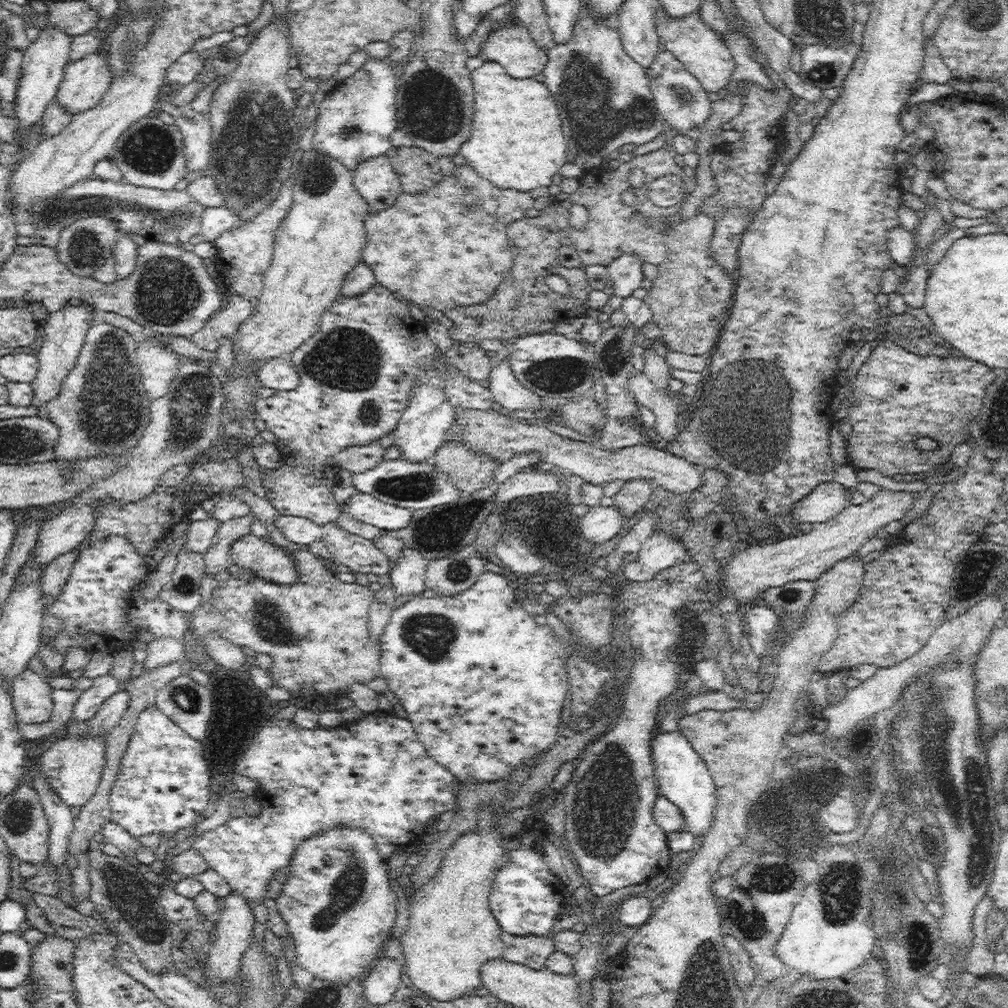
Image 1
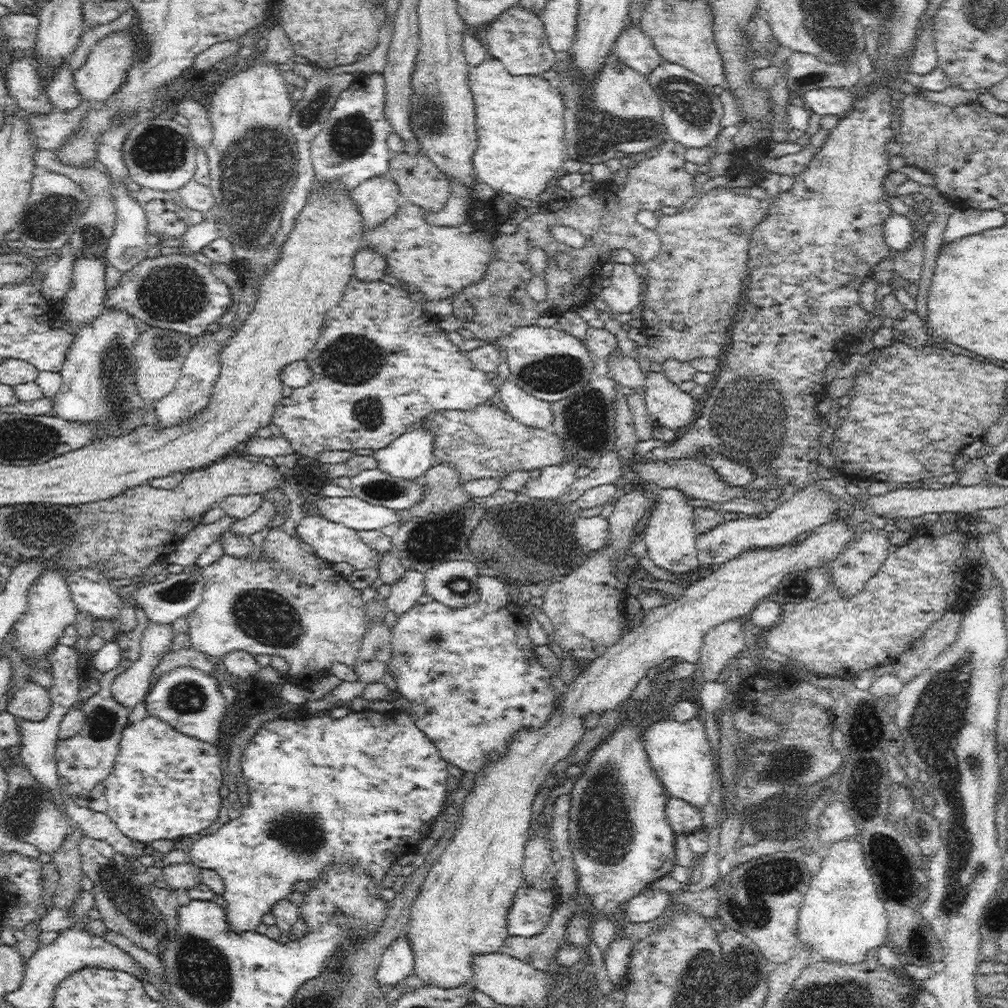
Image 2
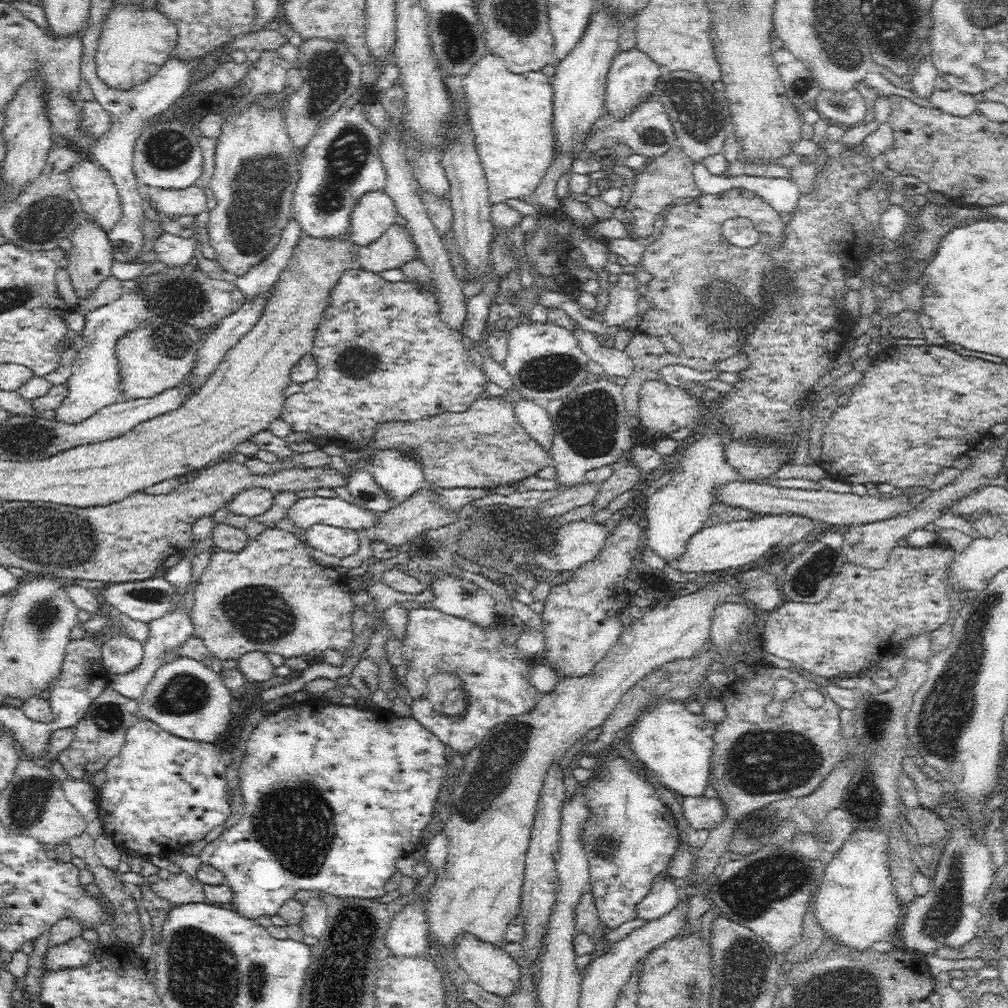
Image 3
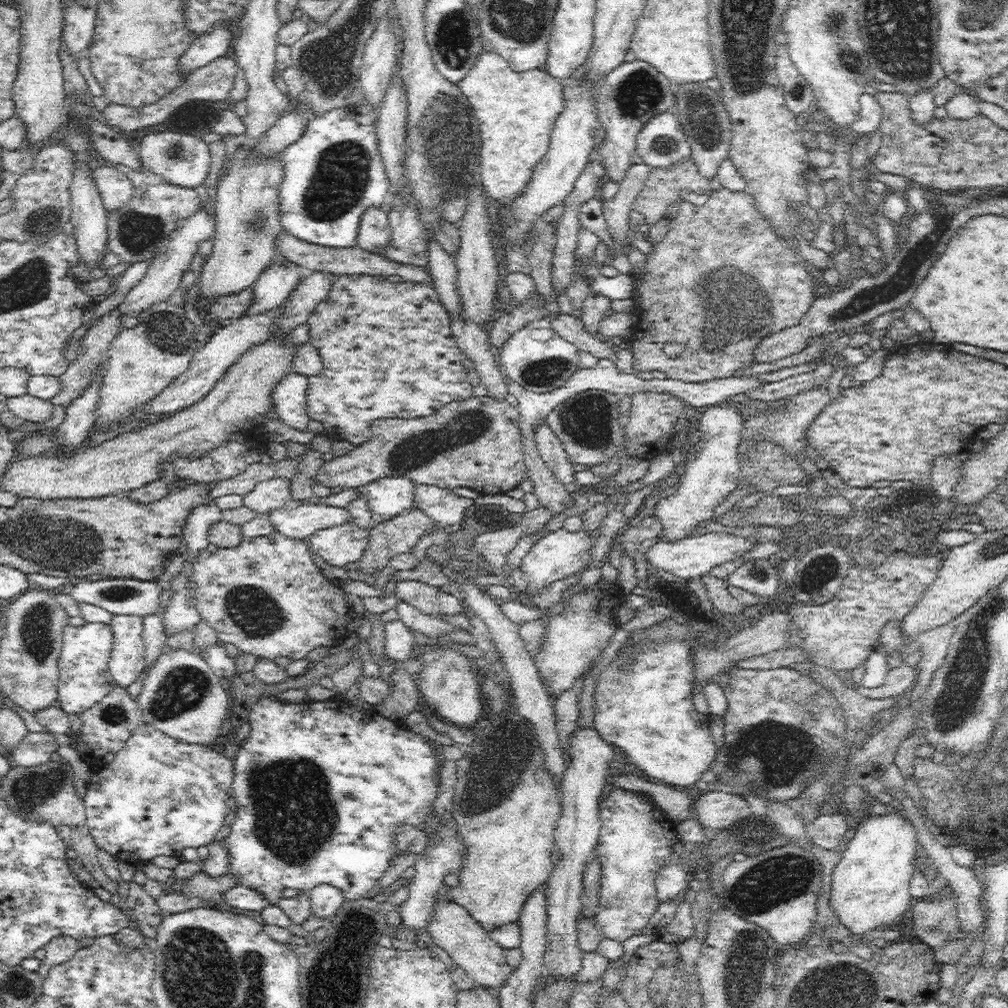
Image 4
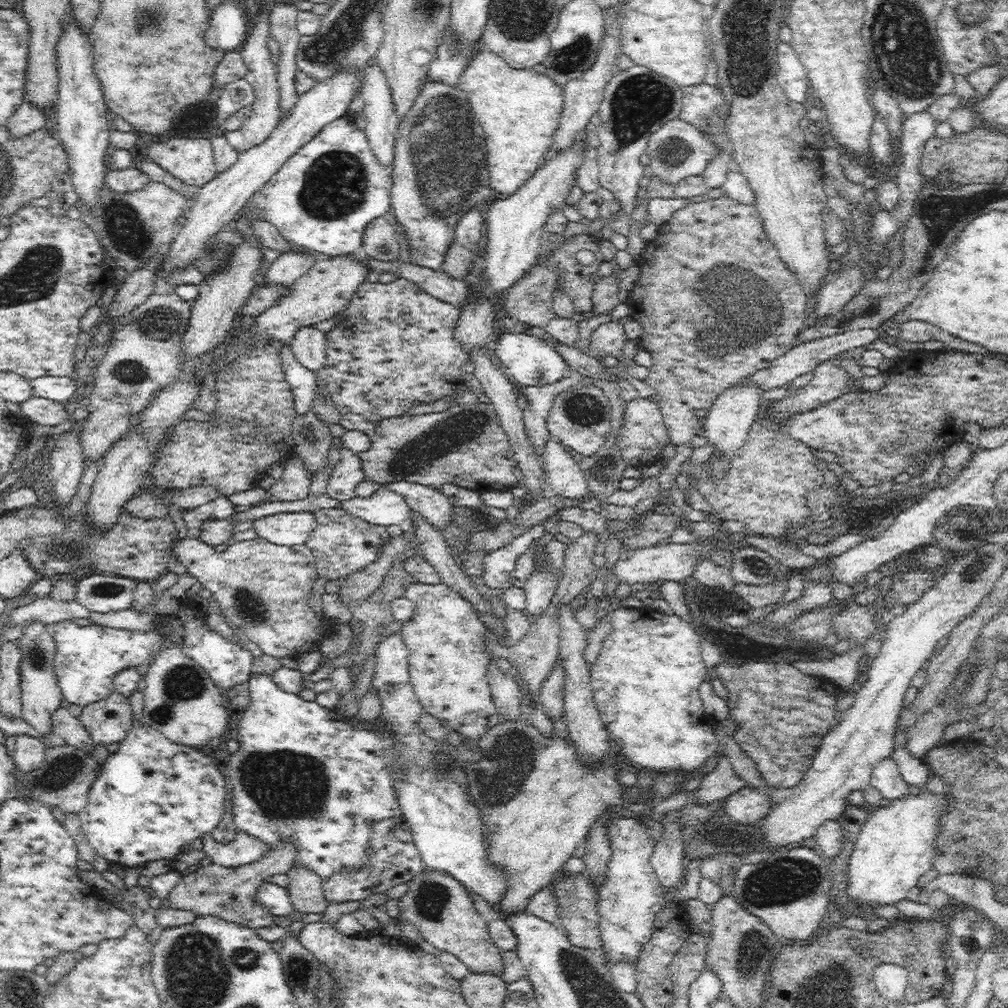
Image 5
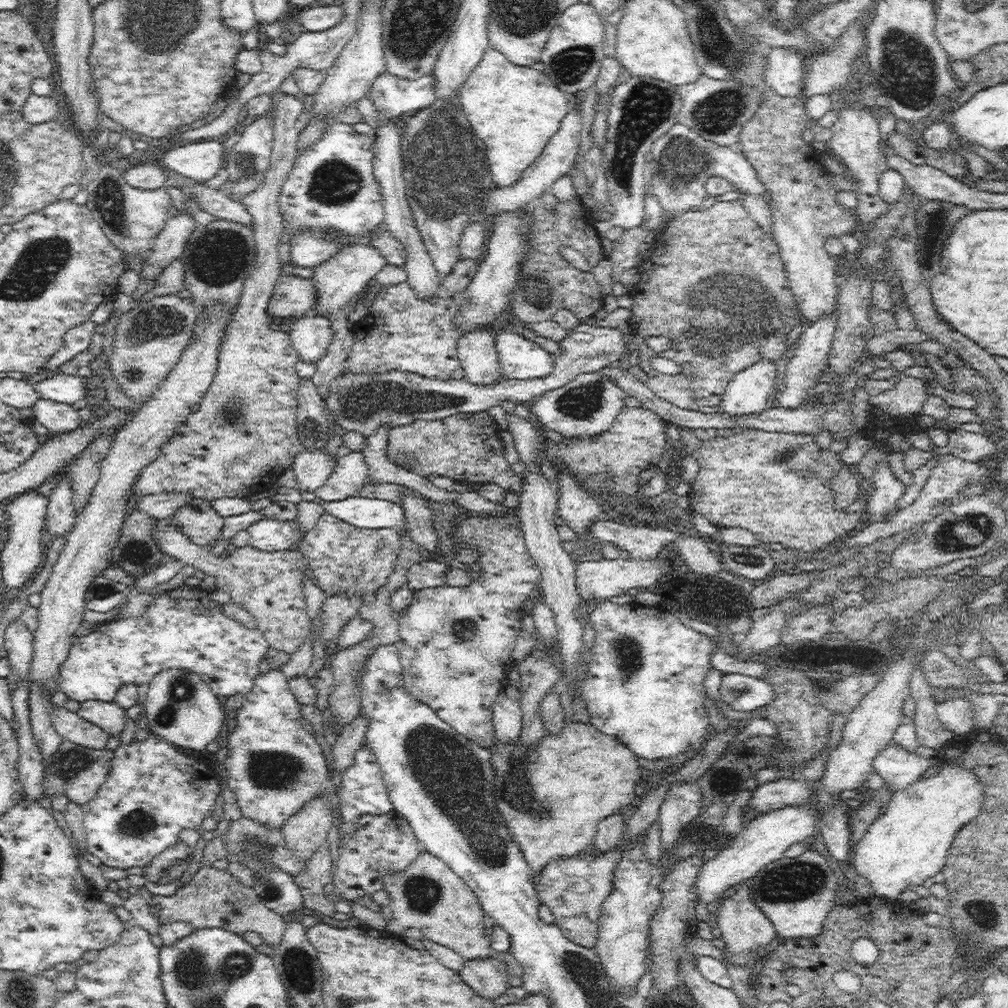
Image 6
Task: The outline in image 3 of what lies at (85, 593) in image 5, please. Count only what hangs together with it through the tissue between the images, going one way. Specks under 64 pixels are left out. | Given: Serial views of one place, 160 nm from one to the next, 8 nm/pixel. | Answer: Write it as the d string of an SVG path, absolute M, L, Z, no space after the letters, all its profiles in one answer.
M161 573L146 580L110 583L110 586L104 587L98 592L103 605L107 607L112 605L112 607L120 610L122 615L126 615L133 619L134 622L142 625L160 618L174 609L174 606L176 606L174 600L180 594L178 593L178 589L170 584Z

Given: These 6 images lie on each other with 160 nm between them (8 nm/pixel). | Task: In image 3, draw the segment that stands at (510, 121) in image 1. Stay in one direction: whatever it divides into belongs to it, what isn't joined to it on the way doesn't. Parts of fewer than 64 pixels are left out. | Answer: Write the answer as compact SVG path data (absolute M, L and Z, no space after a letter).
M488 52L468 72L463 81L465 101L468 103L468 118L474 132L474 142L482 160L485 178L489 187L491 204L508 199L522 199L532 196L538 190L545 172L556 158L554 152L554 128L552 128L552 78L542 72L515 74L507 70L507 64L500 56Z

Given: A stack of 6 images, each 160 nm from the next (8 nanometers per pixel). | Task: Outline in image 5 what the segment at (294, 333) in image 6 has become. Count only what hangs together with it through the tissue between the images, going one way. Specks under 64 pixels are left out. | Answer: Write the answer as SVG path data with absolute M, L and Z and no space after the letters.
M302 326L288 344L295 359L308 370L316 372L326 362L326 334L313 326Z

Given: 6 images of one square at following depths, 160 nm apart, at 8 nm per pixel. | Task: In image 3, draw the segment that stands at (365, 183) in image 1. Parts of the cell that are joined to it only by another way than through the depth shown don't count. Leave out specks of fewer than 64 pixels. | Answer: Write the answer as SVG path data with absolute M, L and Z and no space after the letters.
M385 190L365 193L350 214L349 240L356 247L366 247L394 225L397 208Z

